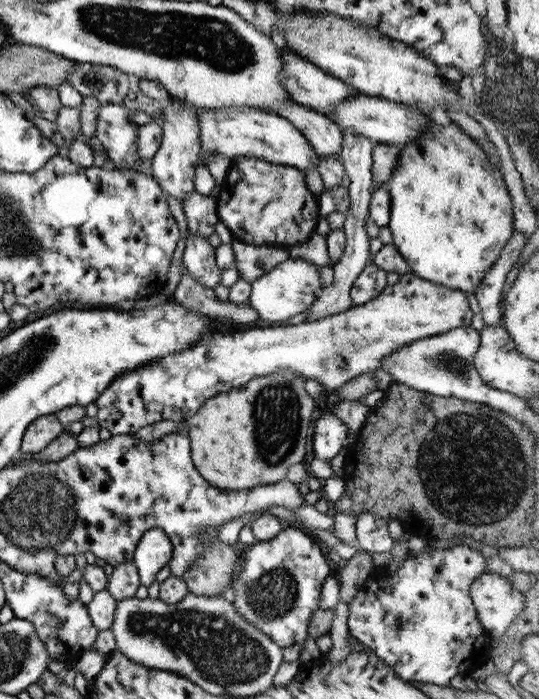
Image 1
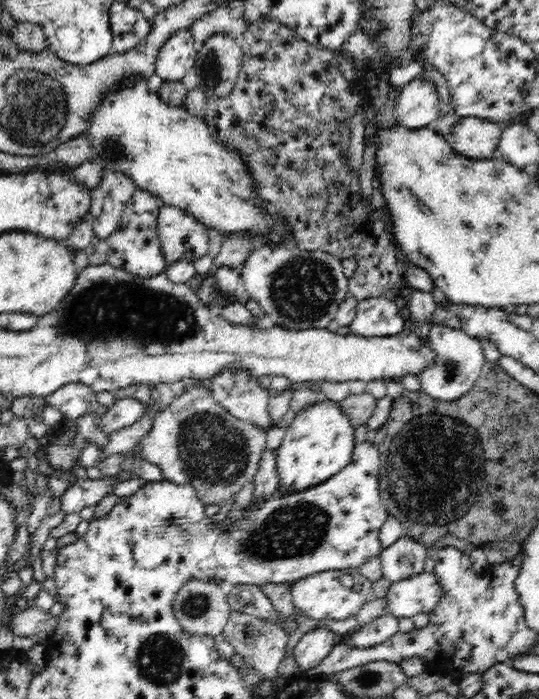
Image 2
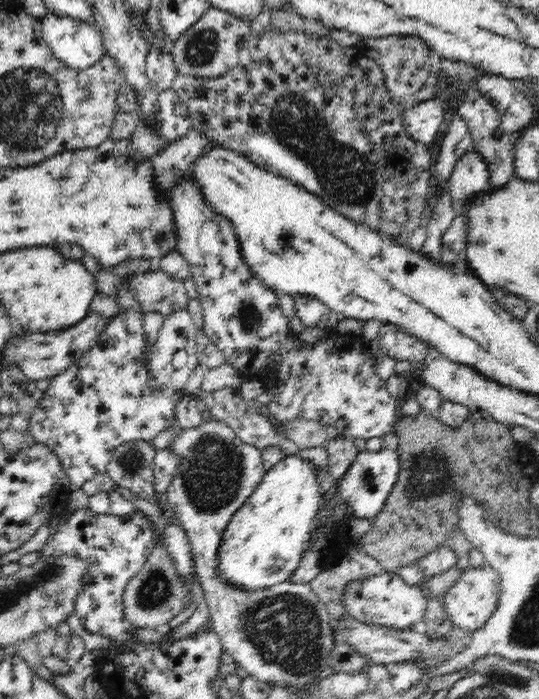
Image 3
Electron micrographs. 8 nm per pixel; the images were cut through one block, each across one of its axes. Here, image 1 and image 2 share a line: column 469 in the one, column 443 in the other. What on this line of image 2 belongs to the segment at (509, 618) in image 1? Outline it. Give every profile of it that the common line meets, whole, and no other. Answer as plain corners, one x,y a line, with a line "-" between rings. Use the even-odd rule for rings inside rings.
422,573
393,583
385,602
387,611
398,618
413,618
416,614
430,614
436,610
444,589
433,573

